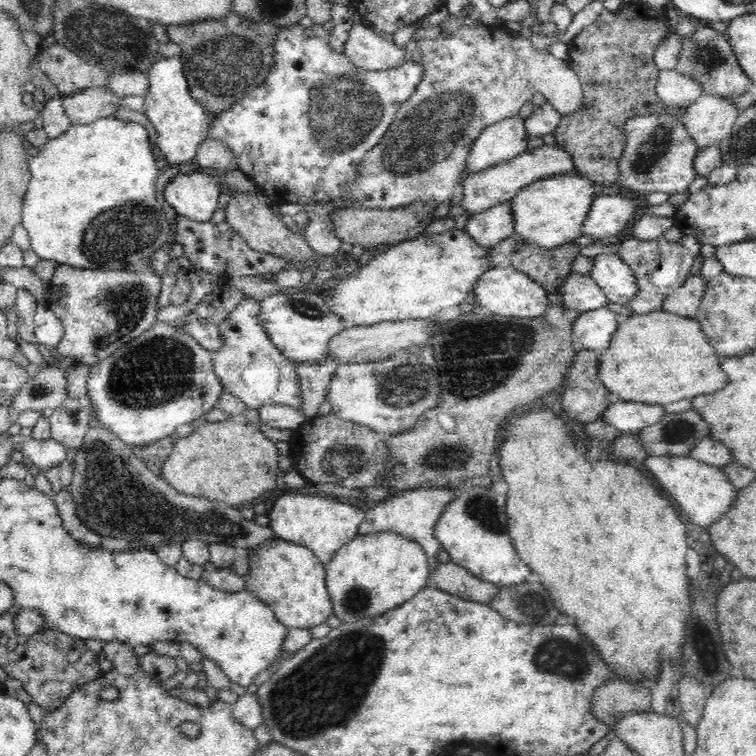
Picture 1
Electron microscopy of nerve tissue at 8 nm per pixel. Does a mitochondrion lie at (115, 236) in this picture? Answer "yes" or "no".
yes

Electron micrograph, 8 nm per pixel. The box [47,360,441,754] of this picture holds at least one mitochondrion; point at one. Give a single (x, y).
(327, 688)

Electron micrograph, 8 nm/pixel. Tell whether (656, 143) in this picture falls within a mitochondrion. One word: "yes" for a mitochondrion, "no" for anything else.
yes

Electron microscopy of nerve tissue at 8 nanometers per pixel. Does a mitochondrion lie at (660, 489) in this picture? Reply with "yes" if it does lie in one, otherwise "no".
no

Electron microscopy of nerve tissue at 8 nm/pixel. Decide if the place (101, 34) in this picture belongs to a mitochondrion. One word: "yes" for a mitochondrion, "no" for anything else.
yes

